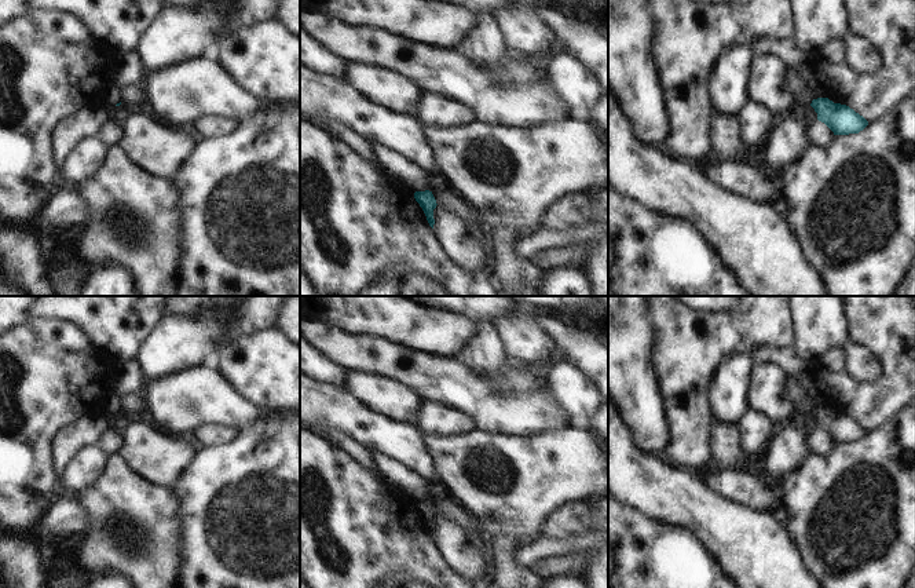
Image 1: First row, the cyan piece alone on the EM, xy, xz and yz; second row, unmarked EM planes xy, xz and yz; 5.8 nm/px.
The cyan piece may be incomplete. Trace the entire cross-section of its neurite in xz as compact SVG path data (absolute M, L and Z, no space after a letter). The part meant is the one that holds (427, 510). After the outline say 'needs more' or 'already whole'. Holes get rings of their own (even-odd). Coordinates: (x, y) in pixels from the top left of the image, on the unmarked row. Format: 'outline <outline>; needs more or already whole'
outline M429 498L416 500L414 507L422 516L429 534L433 537L433 533L435 533L433 518L436 516L438 512L436 512L436 508L435 508L432 500L429 500Z; already whole

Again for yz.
outline M828 406L813 408L810 414L817 421L817 428L824 431L834 443L859 442L868 430L846 413L834 412Z; already whole

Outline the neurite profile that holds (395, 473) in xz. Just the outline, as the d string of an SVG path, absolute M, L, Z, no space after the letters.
M367 448L377 470L383 474L385 483L402 490L406 496L416 500L428 498L428 482L418 474L396 461L391 456Z

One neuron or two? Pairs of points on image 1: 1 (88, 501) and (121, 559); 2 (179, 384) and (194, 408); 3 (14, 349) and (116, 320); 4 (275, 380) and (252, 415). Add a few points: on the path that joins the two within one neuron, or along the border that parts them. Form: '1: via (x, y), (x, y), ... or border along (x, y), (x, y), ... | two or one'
1: via (99, 515), (99, 529), (116, 546) | one
2: via (179, 390), (189, 402) | one
3: border along (51, 318), (73, 322), (103, 353) | two
4: border along (233, 386), (245, 398), (277, 413) | two

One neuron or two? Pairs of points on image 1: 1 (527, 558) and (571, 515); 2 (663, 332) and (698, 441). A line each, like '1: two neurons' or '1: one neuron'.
1: two neurons
2: one neuron

